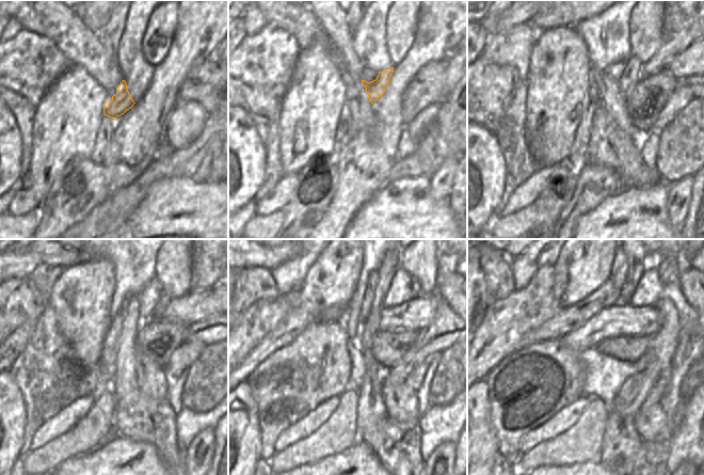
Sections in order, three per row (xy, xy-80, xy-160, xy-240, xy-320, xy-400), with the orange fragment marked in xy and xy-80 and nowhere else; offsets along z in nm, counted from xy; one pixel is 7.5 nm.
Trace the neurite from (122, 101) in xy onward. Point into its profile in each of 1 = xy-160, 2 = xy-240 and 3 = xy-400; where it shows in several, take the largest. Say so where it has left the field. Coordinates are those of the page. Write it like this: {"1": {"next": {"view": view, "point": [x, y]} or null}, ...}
{"1": {"next": {"view": "xy-160", "point": [632, 74]}}, "2": {"next": {"view": "xy-240", "point": [164, 299]}}, "3": {"next": {"view": "xy-400", "point": [667, 269]}}}

